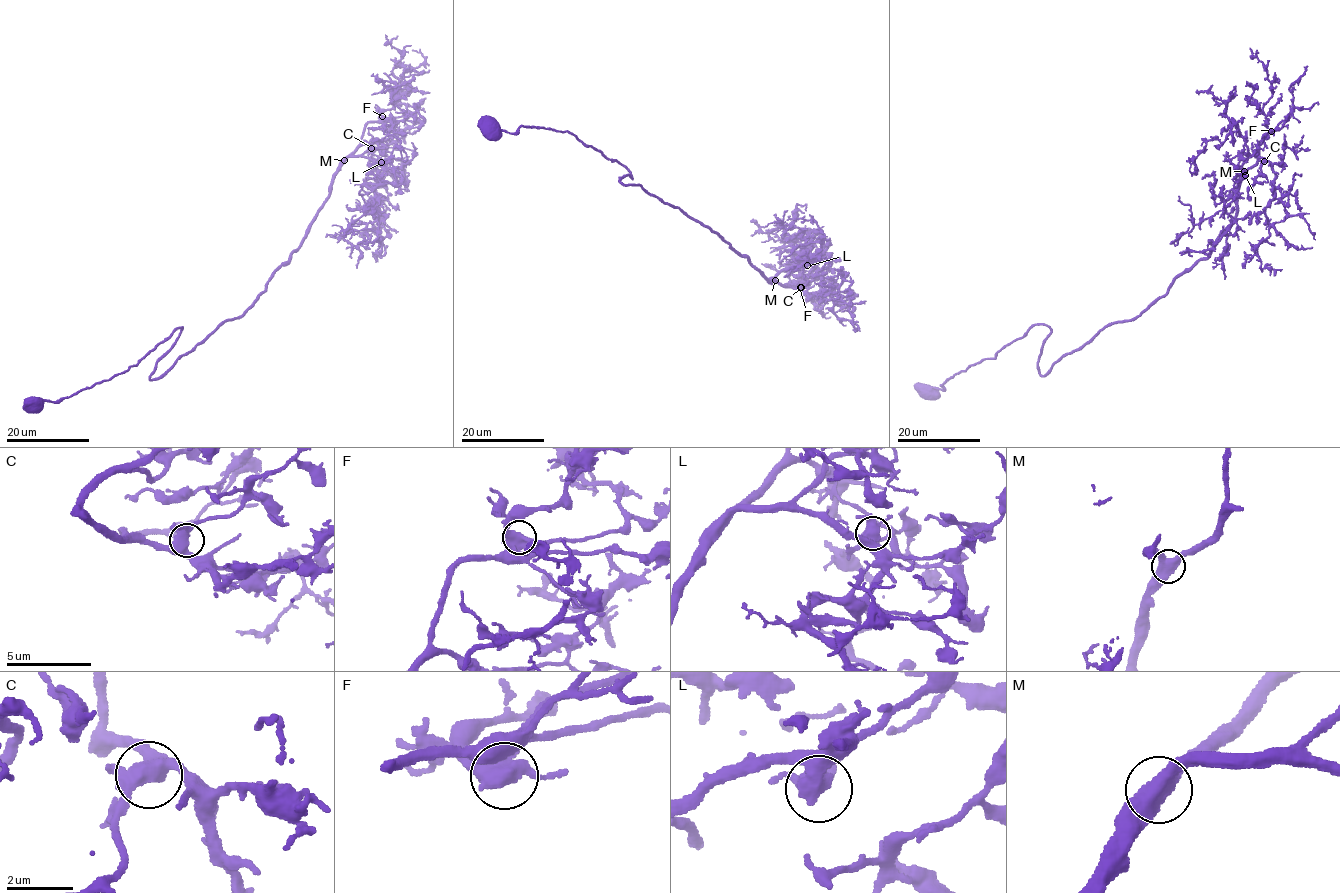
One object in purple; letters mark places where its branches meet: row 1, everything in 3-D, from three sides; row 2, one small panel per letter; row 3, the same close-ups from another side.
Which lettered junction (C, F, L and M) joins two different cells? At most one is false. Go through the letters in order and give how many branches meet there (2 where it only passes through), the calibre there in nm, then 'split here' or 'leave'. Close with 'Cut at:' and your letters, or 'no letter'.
C: branches 3; calibre 440 nm; leave
F: branches 3; calibre 480 nm; leave
L: branches 3; calibre 480 nm; leave
M: branches 3; calibre 480 nm; leave
Cut at: no letter

